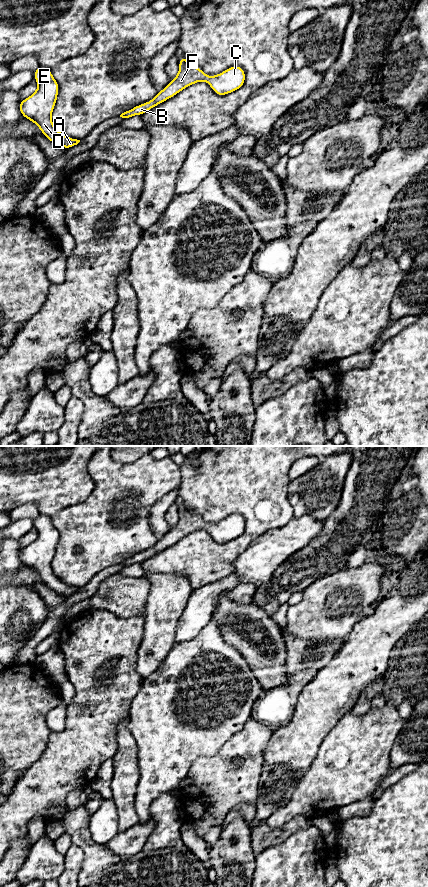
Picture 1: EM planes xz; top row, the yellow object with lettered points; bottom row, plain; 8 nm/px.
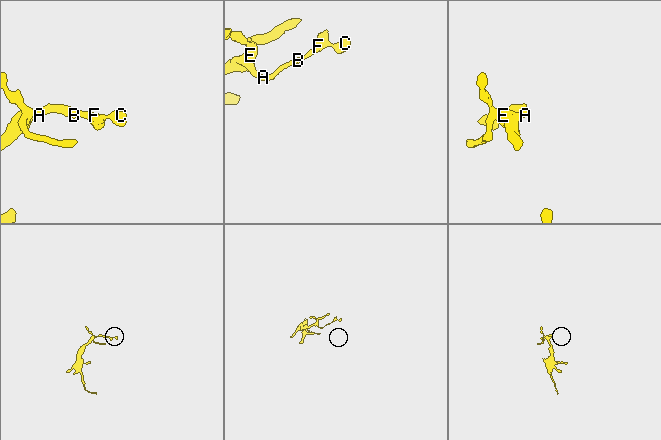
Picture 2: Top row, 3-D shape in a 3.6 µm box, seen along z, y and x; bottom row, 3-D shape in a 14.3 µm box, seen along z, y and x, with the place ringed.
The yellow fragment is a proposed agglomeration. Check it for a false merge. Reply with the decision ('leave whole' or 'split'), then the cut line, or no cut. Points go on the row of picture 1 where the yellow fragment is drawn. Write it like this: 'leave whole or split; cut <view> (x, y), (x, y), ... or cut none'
leave whole; cut none

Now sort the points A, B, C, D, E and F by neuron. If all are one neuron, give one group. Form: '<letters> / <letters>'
A B C D E F

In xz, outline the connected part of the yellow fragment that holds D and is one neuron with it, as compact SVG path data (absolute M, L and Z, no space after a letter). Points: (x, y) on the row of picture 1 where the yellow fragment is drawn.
M39 66L33 74L38 82L38 88L30 97L19 103L22 116L34 122L44 136L54 144L65 149L77 145L80 140L65 136L53 125L51 114L56 104L59 85L50 69Z

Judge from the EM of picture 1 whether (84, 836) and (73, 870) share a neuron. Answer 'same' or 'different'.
different

